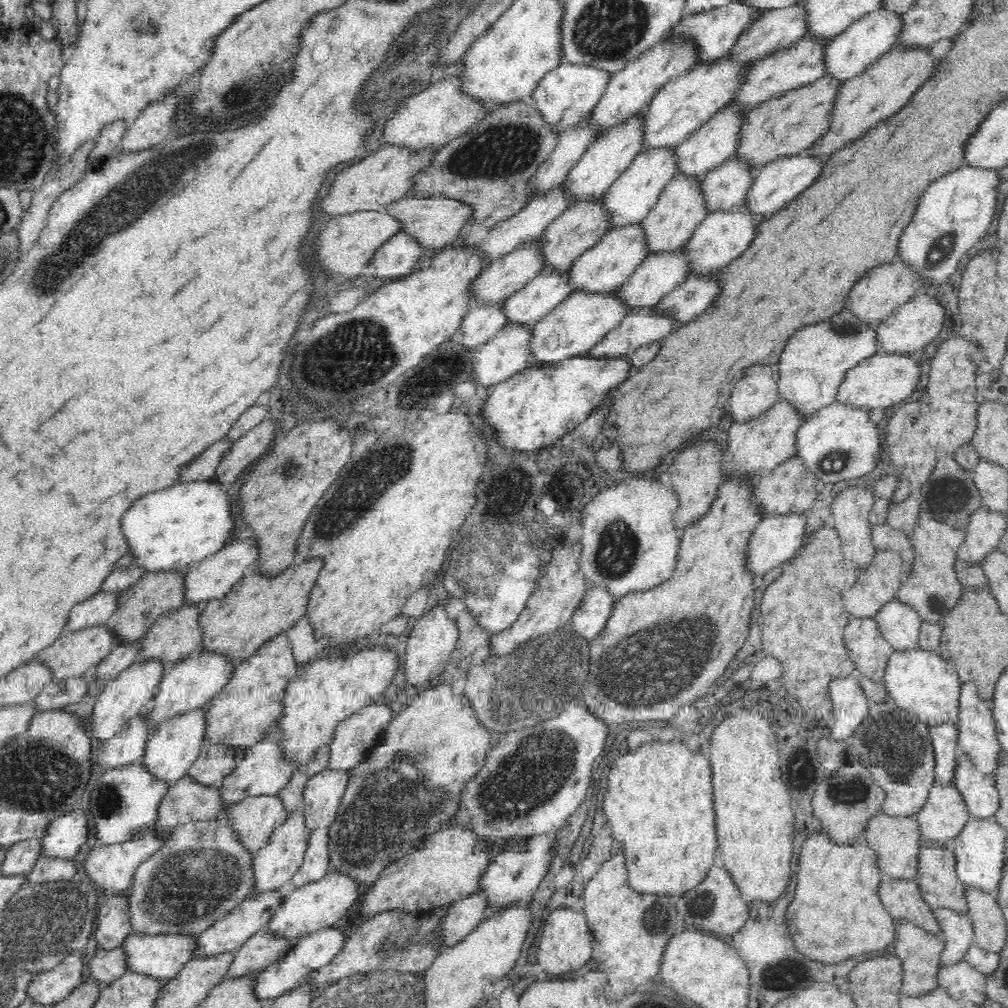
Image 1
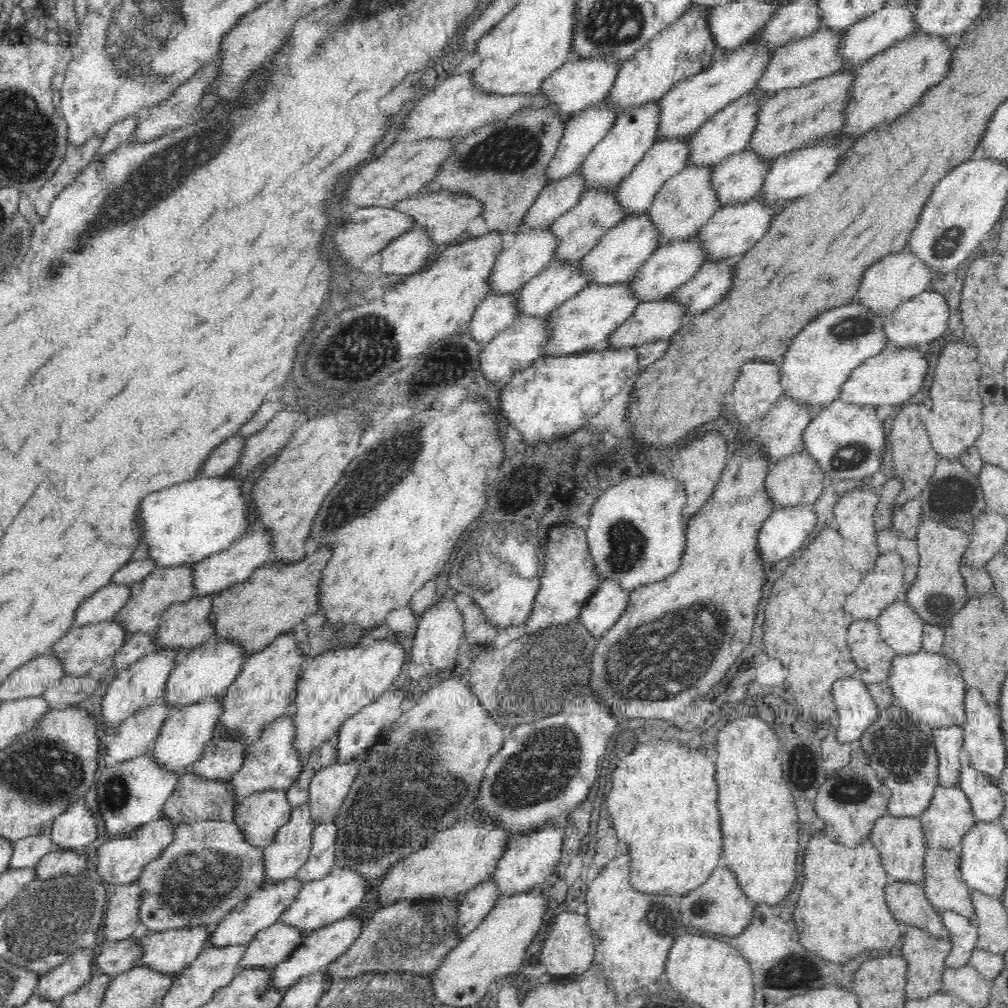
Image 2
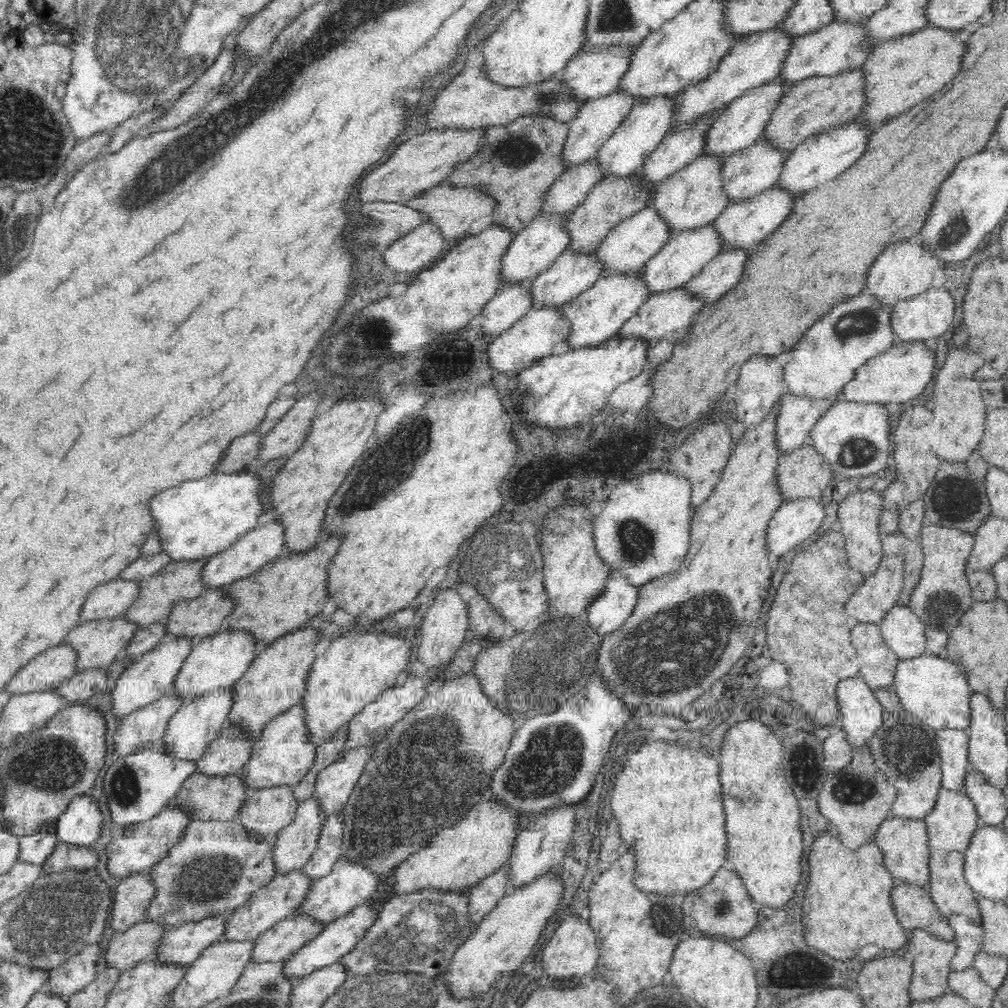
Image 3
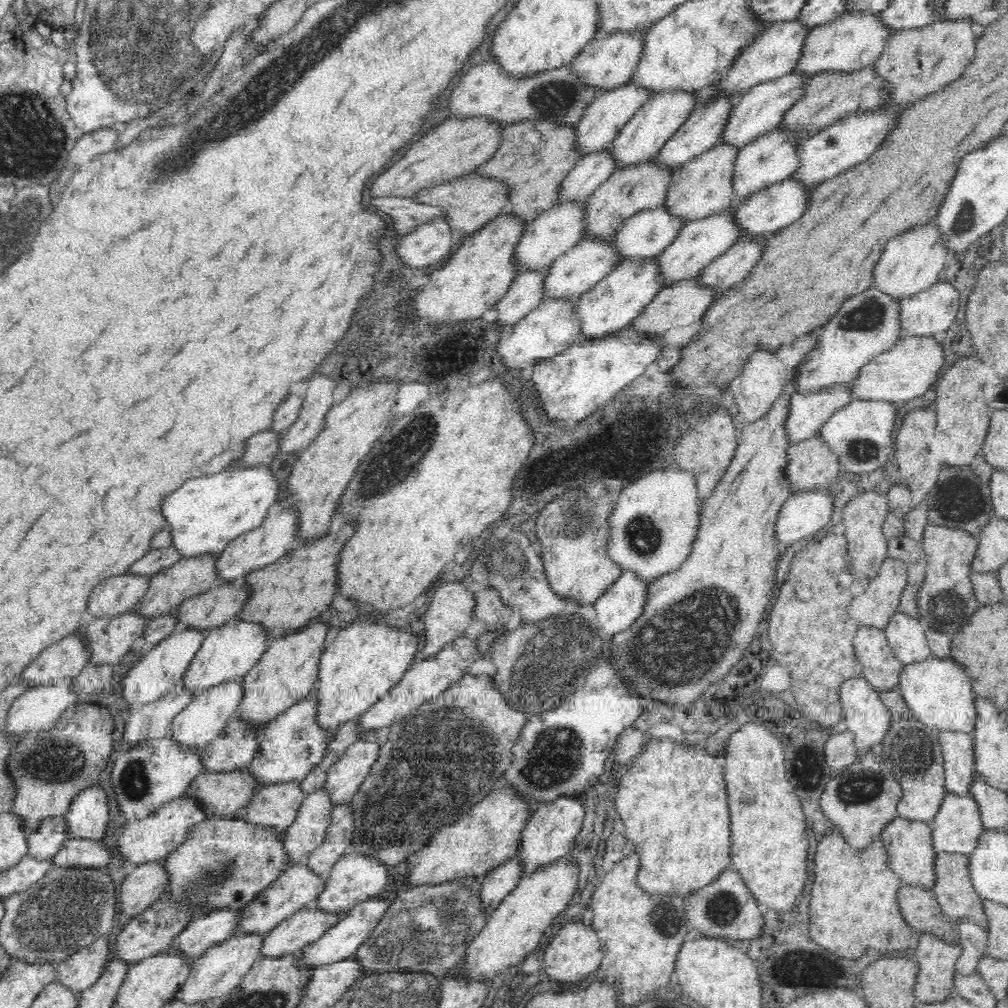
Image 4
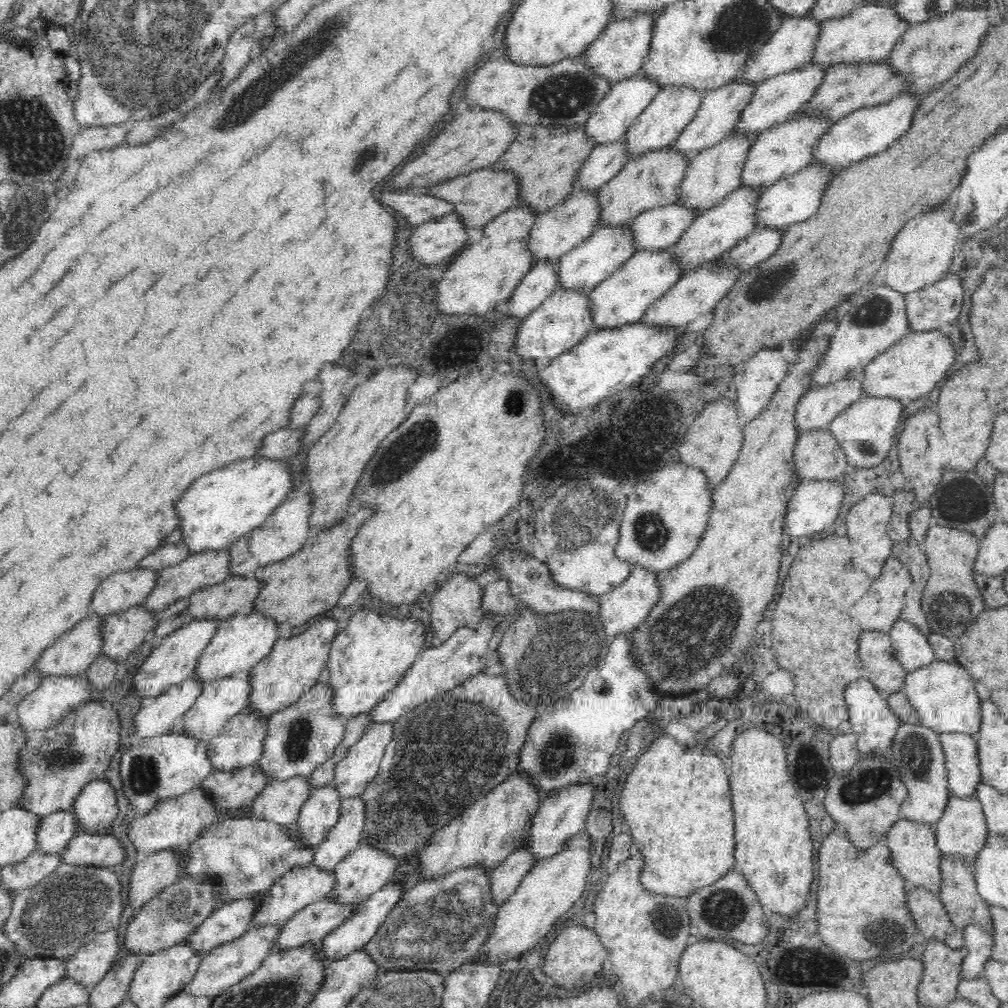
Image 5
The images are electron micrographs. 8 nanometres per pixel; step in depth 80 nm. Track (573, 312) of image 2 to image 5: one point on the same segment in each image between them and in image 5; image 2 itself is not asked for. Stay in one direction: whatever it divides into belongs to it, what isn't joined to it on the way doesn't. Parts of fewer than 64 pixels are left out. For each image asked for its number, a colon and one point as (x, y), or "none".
3: (595, 316)
4: (608, 307)
5: (620, 299)

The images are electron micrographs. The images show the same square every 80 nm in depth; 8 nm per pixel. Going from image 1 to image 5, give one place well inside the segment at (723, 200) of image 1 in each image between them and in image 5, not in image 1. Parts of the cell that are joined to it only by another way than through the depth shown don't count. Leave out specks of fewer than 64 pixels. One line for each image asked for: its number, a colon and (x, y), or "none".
2: (737, 179)
3: (749, 172)
4: (768, 160)
5: (780, 152)

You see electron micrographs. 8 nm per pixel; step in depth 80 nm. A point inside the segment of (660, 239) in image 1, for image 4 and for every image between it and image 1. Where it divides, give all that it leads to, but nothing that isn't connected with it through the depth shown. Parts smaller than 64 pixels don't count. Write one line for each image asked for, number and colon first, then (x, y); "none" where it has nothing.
2: (683, 205)
3: (692, 198)
4: (701, 188)

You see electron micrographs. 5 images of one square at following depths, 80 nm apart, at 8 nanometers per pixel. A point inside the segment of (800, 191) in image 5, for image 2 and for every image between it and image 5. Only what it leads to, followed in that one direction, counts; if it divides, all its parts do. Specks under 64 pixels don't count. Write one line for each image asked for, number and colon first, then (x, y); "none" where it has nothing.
2: (731, 231)
3: (741, 225)
4: (762, 214)

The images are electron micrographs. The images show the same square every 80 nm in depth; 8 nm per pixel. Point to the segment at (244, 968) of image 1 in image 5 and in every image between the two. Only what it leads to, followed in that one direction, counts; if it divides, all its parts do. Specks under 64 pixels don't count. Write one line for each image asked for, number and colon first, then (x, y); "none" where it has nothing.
2: (269, 947)
3: (276, 944)
4: (306, 926)
5: (309, 925)

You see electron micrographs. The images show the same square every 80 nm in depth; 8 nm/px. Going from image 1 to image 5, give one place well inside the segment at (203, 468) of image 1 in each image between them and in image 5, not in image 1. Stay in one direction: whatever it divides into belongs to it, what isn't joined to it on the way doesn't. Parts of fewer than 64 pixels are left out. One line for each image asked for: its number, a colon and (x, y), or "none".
2: (219, 461)
3: (240, 453)
4: (262, 447)
5: (282, 444)

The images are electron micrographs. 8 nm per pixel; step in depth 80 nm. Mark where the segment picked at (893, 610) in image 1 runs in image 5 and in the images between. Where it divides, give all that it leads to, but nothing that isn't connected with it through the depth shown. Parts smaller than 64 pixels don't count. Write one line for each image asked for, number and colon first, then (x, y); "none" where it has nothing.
2: (901, 627)
3: (903, 630)
4: (905, 634)
5: (911, 647)

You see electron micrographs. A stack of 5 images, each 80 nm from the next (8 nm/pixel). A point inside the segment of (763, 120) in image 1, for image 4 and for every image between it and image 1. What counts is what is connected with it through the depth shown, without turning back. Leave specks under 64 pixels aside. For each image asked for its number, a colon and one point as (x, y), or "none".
2: (792, 119)
3: (807, 108)
4: (827, 98)

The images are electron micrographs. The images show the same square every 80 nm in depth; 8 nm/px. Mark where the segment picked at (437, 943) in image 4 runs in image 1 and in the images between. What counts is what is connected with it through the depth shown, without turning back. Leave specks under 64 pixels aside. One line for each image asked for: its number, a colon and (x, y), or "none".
1: (397, 942)
2: (407, 936)
3: (417, 933)

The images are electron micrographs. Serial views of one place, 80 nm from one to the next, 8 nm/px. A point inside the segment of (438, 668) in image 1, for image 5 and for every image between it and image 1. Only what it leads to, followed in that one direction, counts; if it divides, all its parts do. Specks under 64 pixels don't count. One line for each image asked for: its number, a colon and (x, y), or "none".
2: (436, 642)
3: (444, 625)
4: (446, 618)
5: (455, 603)

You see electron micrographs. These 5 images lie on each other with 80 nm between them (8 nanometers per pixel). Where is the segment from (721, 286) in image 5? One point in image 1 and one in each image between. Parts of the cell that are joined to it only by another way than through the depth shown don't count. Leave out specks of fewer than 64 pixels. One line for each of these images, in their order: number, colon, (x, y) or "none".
1: (643, 326)
2: (650, 321)
3: (664, 313)
4: (678, 305)

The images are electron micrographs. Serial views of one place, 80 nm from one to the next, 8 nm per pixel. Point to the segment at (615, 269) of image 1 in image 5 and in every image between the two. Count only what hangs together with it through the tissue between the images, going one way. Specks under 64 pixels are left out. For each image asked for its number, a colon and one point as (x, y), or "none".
2: (615, 259)
3: (626, 248)
4: (644, 235)
5: (659, 228)

